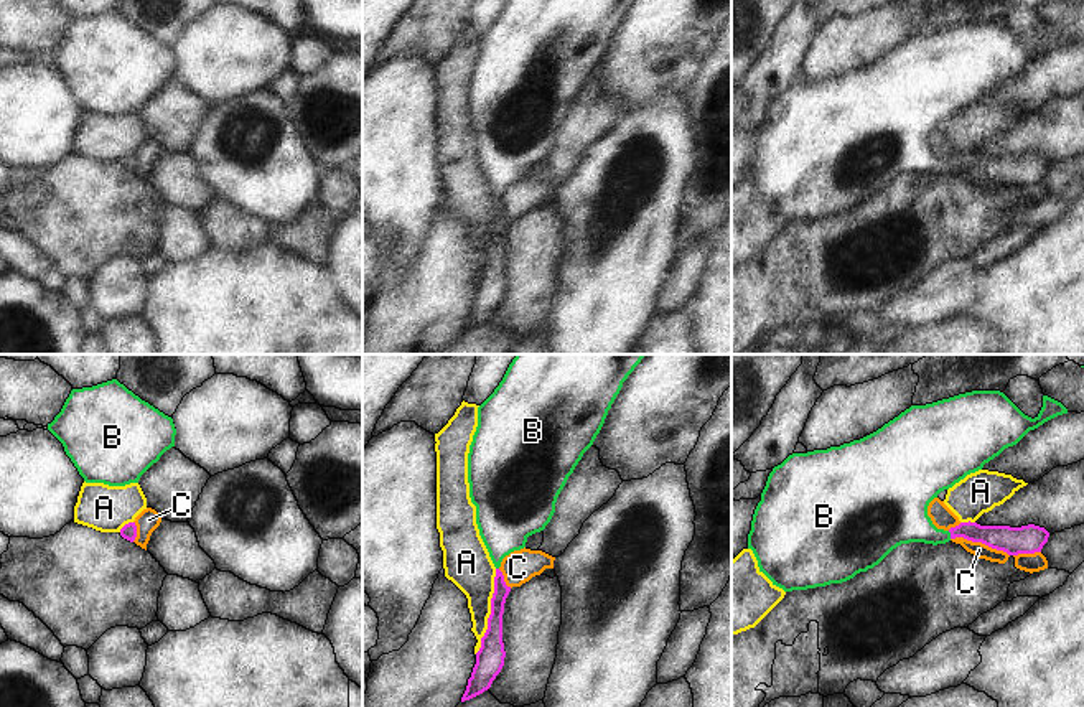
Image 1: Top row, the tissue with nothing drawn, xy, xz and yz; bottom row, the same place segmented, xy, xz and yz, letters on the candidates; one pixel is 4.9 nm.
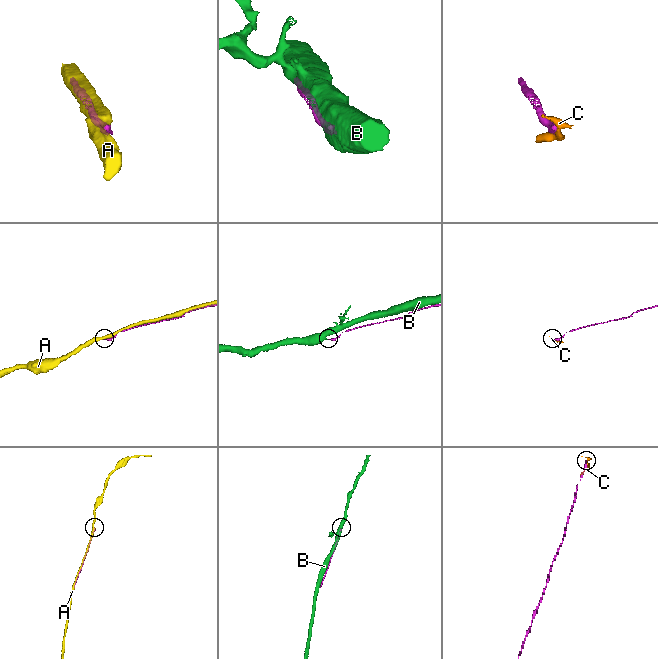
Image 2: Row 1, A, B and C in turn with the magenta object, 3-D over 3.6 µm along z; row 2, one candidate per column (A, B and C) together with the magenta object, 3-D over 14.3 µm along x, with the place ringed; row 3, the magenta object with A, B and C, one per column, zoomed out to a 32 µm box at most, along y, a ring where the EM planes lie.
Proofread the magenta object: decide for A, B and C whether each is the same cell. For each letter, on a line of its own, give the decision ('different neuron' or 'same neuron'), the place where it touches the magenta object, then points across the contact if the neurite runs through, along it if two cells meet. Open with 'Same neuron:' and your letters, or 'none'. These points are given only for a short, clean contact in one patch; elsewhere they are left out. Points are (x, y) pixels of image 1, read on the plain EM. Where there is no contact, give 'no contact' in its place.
Same neuron: B
A: different neuron | xz (491, 243)
B: same neuron | yz (951, 165) | across yz (1002, 168), (977, 163), (951, 165), (929, 165), (903, 149)
C: different neuron | yz (981, 172) | along yz (951, 168), (981, 172), (1002, 180), (1009, 187)

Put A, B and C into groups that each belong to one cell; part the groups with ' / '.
A / B / C

